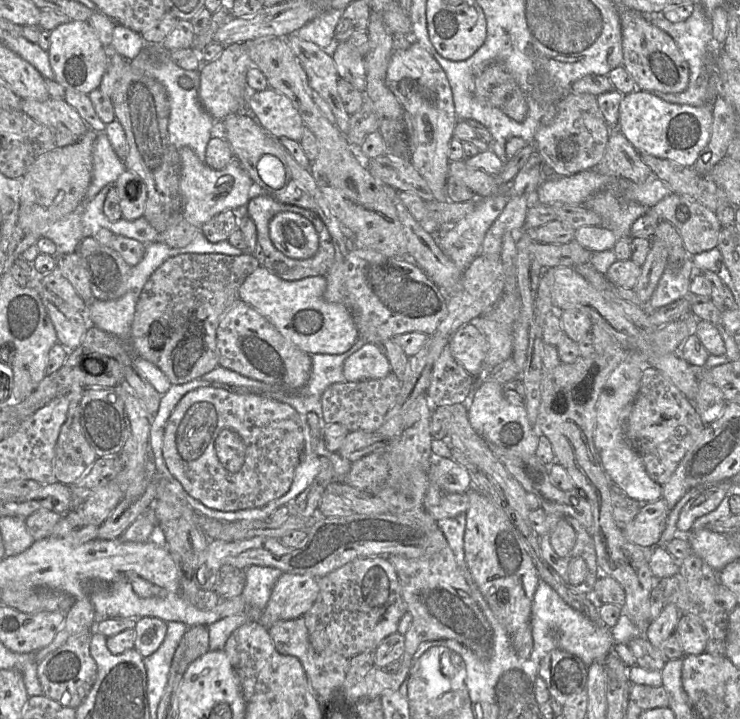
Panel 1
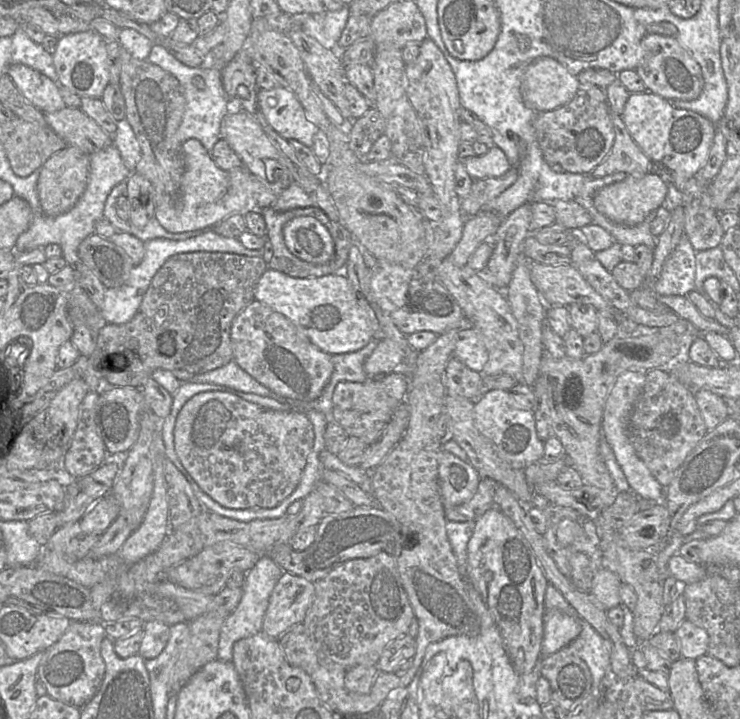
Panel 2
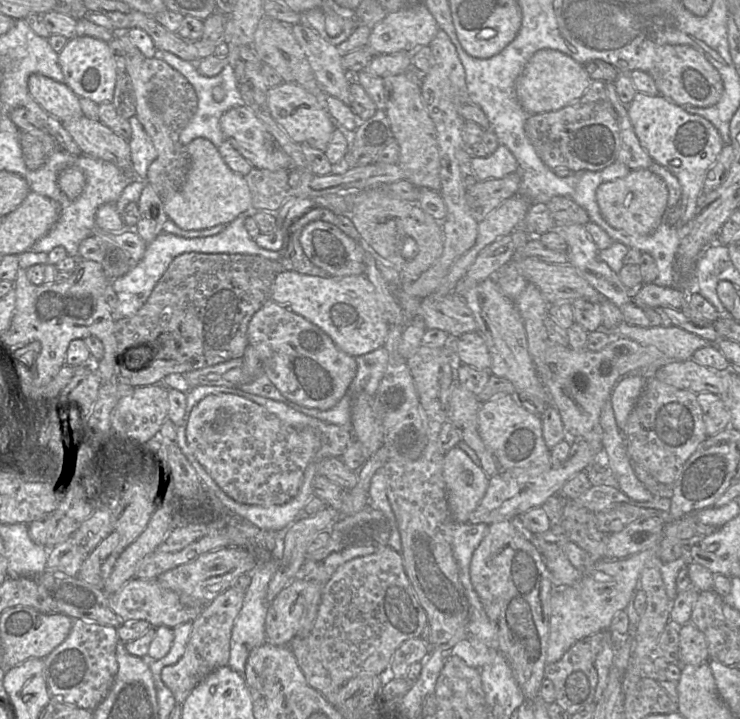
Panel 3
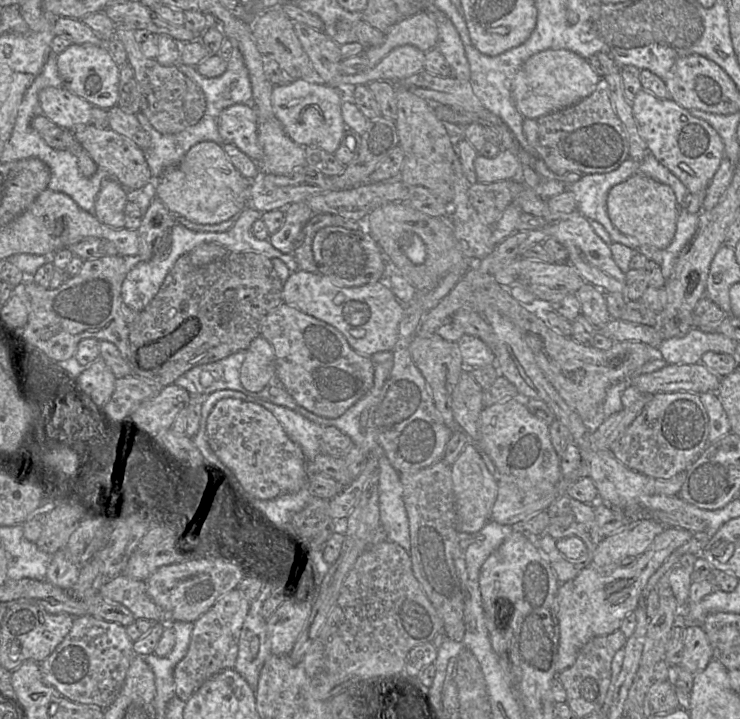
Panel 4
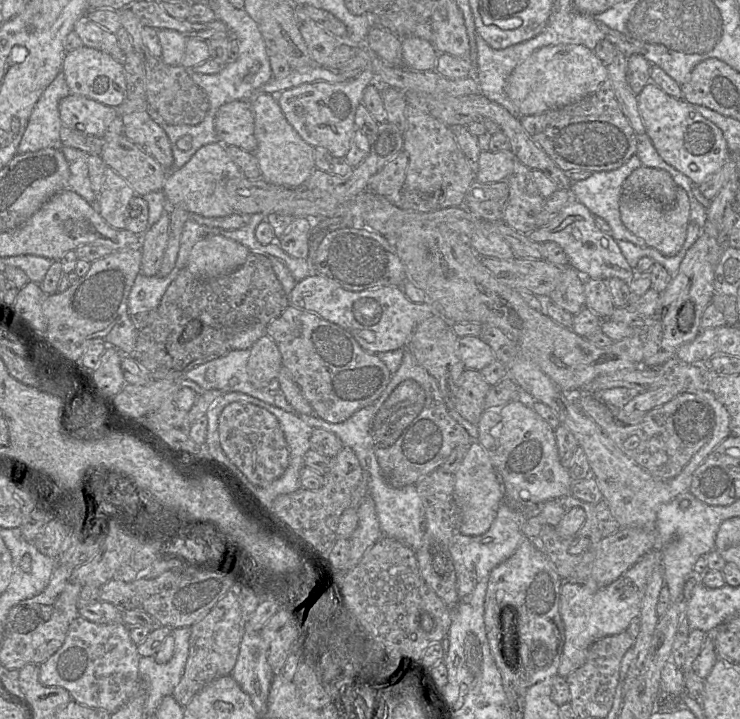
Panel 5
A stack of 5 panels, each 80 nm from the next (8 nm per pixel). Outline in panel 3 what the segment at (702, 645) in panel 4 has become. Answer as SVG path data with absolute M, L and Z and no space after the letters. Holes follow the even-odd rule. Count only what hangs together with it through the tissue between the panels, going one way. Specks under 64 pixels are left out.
M691 622L680 627L679 647L682 665L701 665L710 660L706 637Z

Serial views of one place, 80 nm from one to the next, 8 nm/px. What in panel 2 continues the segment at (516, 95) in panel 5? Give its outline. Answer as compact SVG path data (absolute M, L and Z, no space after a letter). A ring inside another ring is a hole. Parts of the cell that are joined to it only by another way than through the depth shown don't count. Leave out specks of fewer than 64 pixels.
M541 56L526 69L521 85L524 103L535 112L554 110L570 102L581 85L556 59Z

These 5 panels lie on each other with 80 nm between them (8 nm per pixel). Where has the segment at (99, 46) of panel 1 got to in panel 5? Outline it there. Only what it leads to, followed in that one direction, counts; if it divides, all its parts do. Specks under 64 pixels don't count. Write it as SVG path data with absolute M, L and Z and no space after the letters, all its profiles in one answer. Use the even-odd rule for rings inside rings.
M83 45L67 52L62 63L62 73L72 94L113 108L119 107L126 100L126 75L123 63L103 51Z

